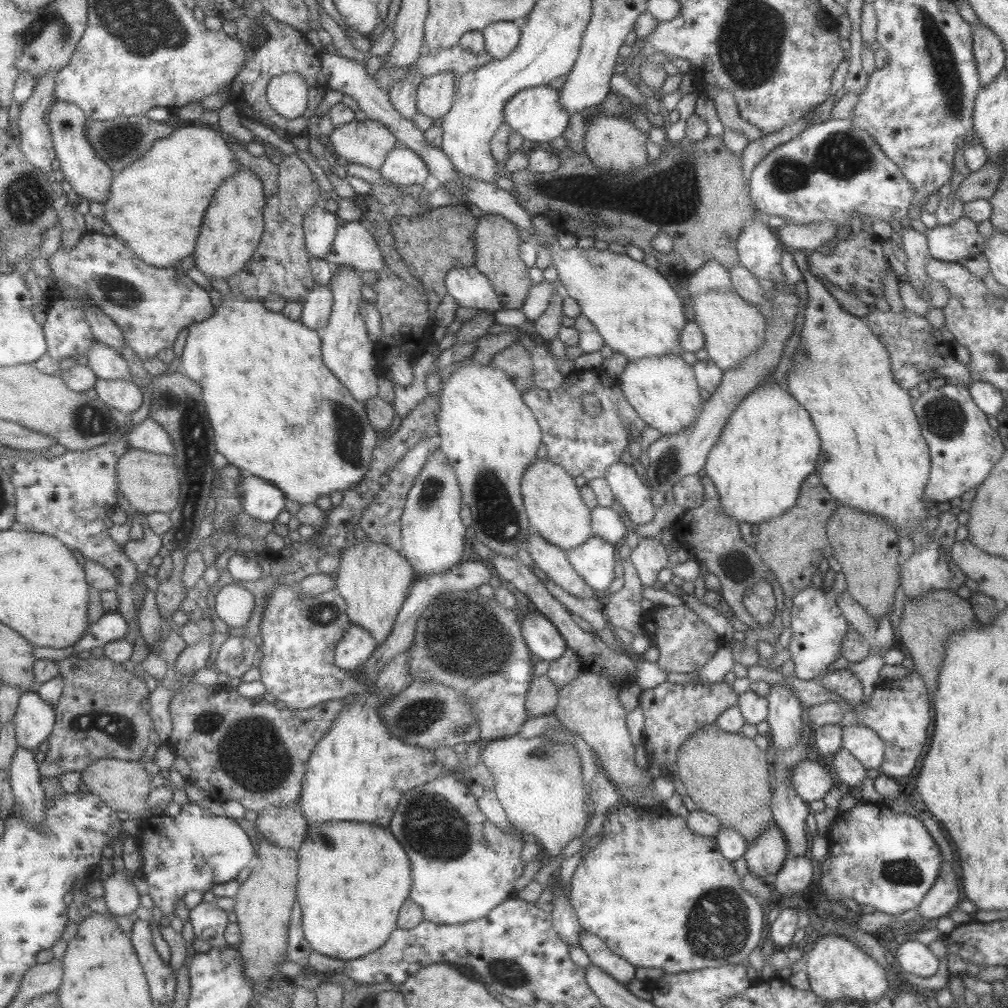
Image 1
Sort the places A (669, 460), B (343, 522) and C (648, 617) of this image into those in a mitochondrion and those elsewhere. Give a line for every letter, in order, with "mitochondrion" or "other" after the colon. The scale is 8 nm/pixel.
A: mitochondrion
B: other
C: other

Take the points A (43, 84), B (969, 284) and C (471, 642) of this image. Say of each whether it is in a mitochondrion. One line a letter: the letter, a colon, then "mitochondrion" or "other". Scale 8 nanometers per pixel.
A: other
B: other
C: mitochondrion

